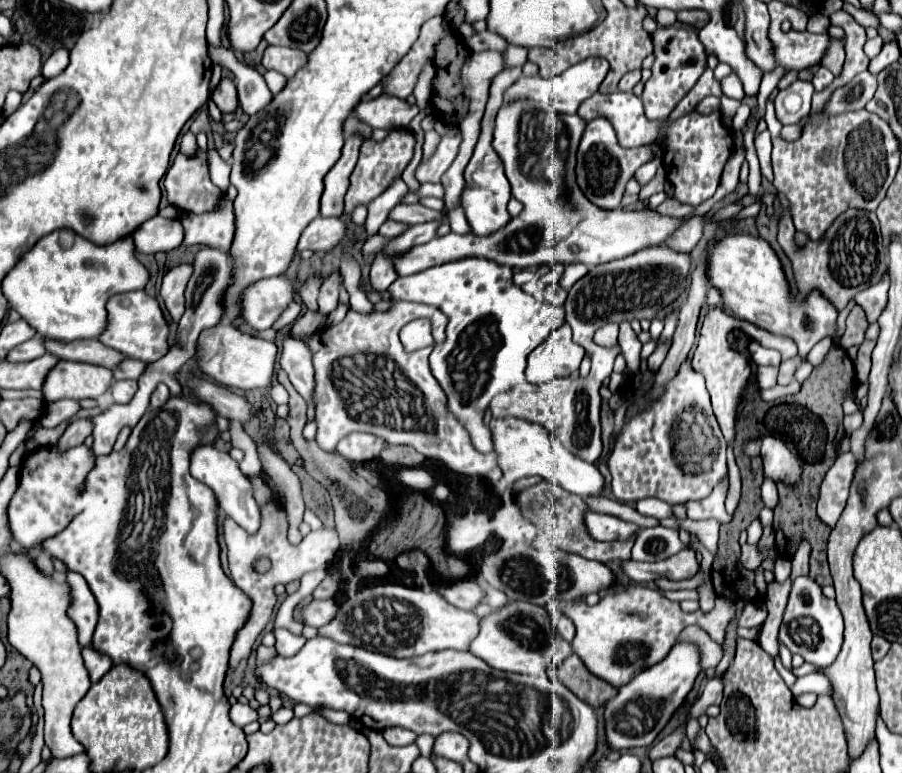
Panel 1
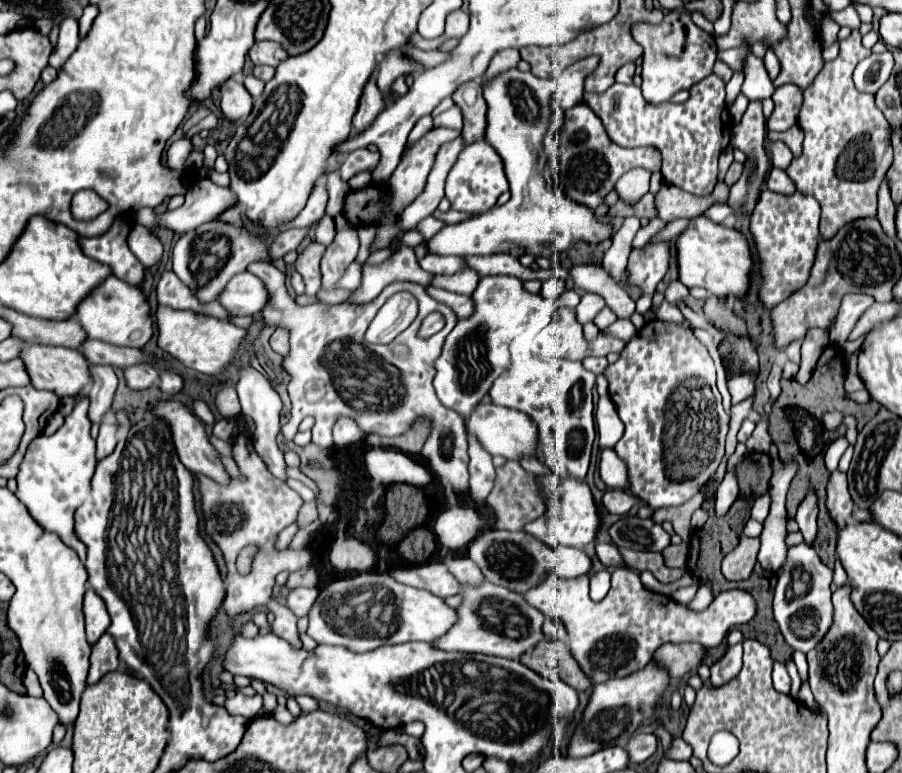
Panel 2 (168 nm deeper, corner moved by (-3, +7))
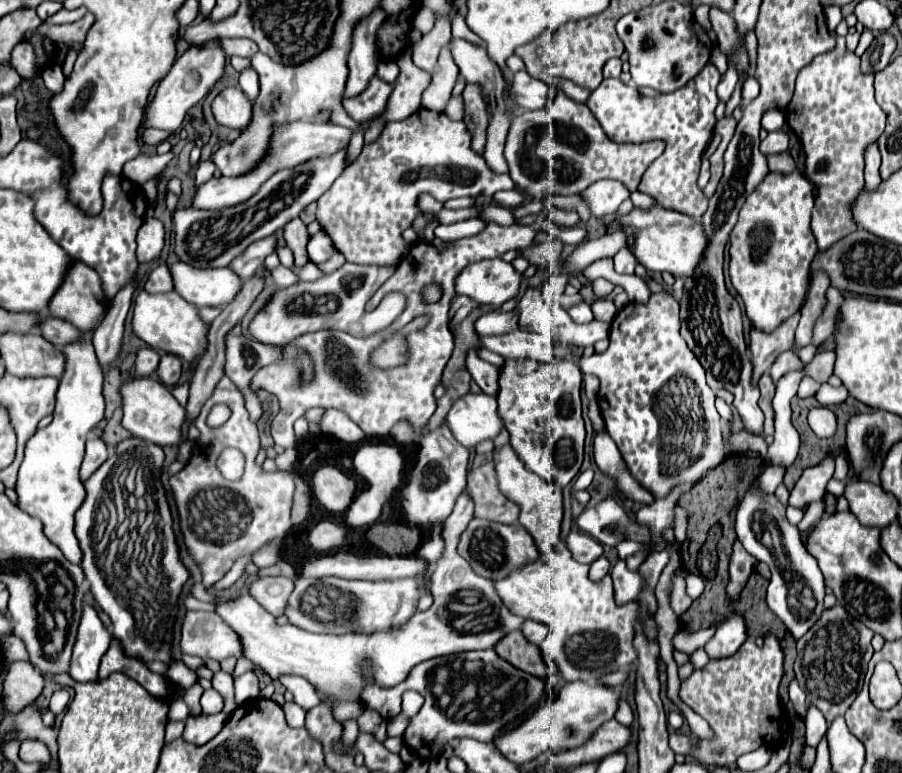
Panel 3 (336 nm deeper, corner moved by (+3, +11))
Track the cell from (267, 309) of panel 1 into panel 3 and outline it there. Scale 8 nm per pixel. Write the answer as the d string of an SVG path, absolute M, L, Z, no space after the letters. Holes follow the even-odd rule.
M186 262L168 266L174 290L194 306L226 306L242 288L242 280L228 268L194 268Z

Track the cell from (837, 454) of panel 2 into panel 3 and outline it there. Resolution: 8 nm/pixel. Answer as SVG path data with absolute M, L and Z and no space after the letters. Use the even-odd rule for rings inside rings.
M826 458L826 462L820 462L818 466L808 468L800 476L796 486L792 488L788 504L796 506L796 508L802 508L810 502L822 500L824 498L824 488L828 484L828 480L832 478L832 474L834 474L834 460L832 458Z

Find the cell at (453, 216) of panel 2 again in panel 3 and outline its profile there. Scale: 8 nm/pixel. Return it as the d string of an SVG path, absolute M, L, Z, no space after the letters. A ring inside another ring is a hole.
M496 204L484 206L484 210L482 210L482 220L494 220L494 222L498 222L498 224L502 224L502 226L510 226L510 224L516 222L508 208L502 208L502 206L496 206Z

